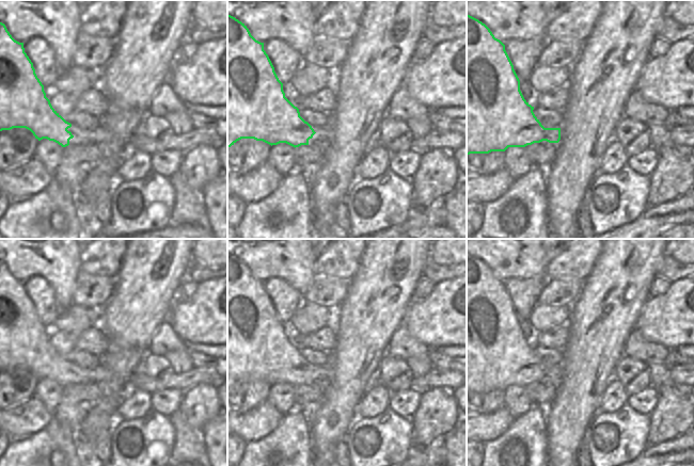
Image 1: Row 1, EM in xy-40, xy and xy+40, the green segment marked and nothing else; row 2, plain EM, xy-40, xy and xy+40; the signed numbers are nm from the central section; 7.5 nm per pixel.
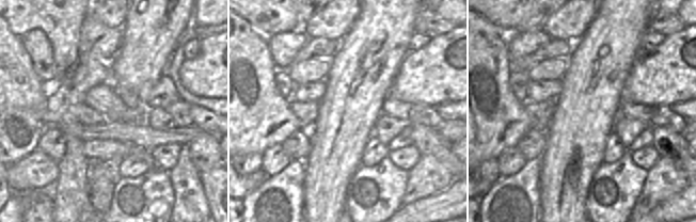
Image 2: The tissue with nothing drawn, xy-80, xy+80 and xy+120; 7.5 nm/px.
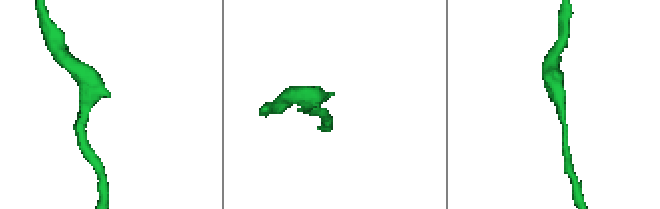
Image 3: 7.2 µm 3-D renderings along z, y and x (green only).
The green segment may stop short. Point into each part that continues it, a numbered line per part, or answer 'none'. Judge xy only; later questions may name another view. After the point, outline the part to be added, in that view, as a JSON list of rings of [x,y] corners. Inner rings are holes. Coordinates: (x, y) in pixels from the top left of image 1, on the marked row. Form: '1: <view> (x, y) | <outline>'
1: xy (322, 137) | [[[312,126],[316,132],[312,139],[309,140],[309,145],[328,145],[332,140],[332,131],[330,126],[325,126],[322,128],[318,126]]]

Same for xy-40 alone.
1: xy-40 (81, 137) | [[[72,124],[72,127],[67,130],[74,135],[69,140],[69,145],[92,145],[94,143],[106,143],[110,140],[110,133],[100,125],[94,130],[85,130]]]

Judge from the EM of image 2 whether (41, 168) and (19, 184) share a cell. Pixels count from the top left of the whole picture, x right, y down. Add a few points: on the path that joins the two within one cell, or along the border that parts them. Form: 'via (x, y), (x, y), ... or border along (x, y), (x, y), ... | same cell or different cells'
via (35, 171), (25, 178) | same cell

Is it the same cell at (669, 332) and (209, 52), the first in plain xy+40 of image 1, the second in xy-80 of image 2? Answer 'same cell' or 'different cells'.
same cell

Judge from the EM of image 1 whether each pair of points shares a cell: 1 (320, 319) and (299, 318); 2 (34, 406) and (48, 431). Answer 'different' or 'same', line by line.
1: same
2: different

